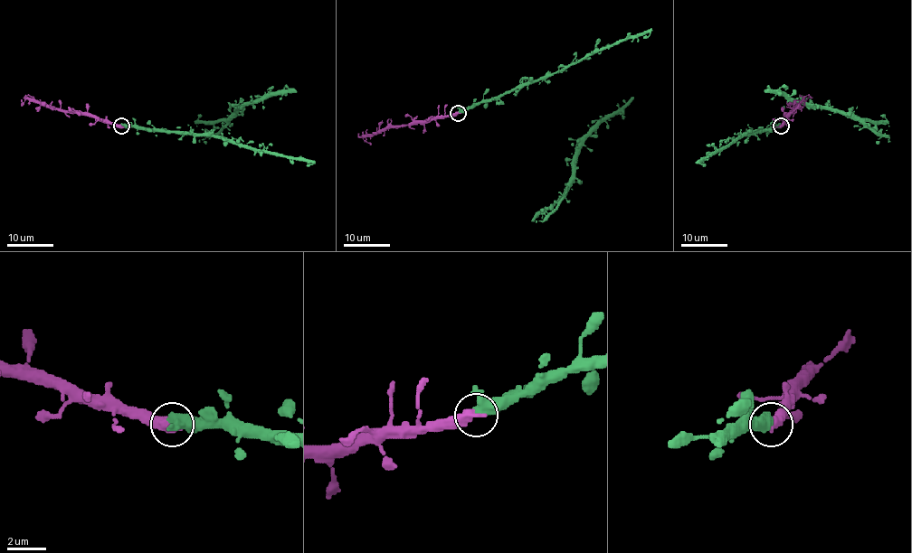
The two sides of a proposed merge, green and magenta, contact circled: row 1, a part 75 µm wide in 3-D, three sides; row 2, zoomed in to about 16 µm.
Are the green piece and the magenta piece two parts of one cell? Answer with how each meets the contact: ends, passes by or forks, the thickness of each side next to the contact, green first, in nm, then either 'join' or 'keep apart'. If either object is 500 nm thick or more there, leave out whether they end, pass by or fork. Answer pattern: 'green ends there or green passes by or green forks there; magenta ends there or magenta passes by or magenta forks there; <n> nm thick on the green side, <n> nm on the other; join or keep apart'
400 nm thick on the green side, 500 nm on the other; join

